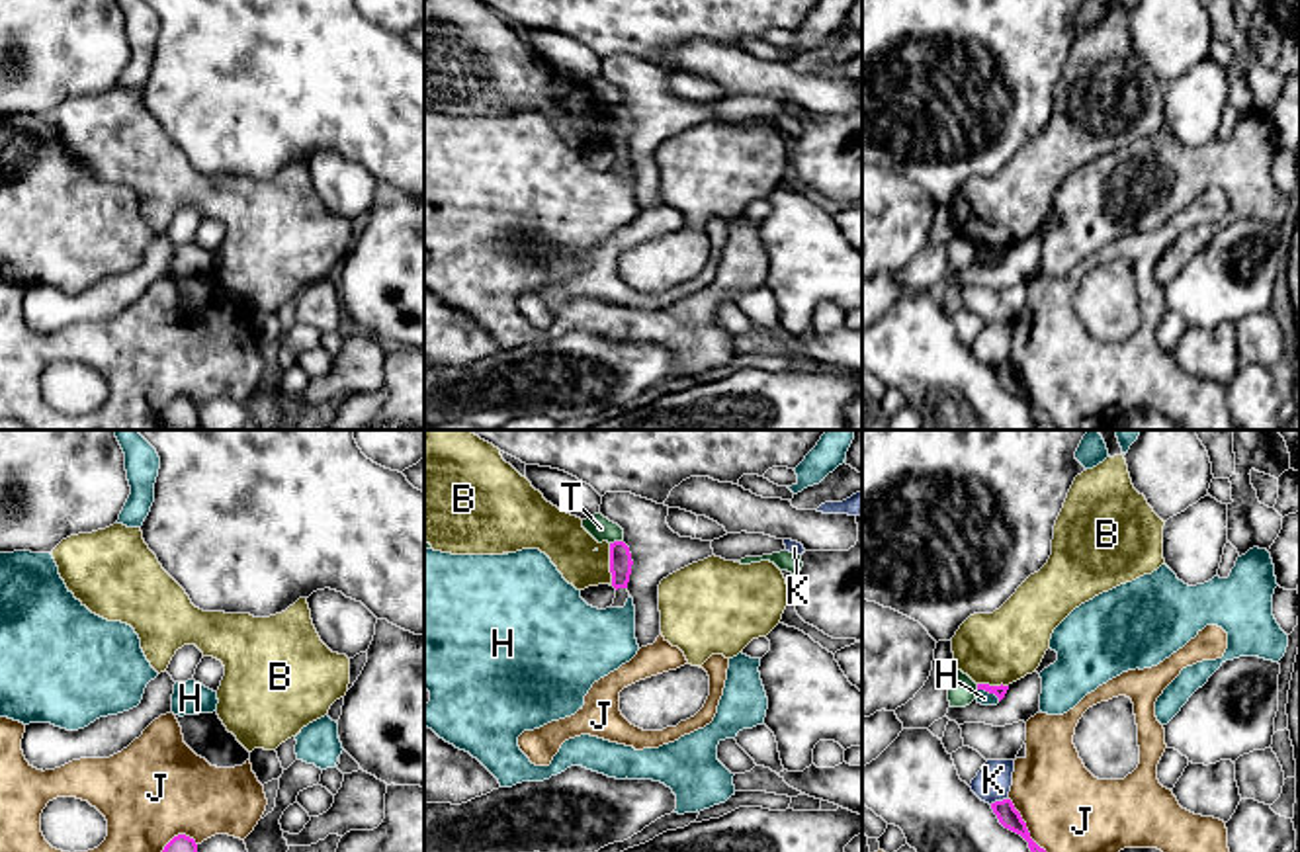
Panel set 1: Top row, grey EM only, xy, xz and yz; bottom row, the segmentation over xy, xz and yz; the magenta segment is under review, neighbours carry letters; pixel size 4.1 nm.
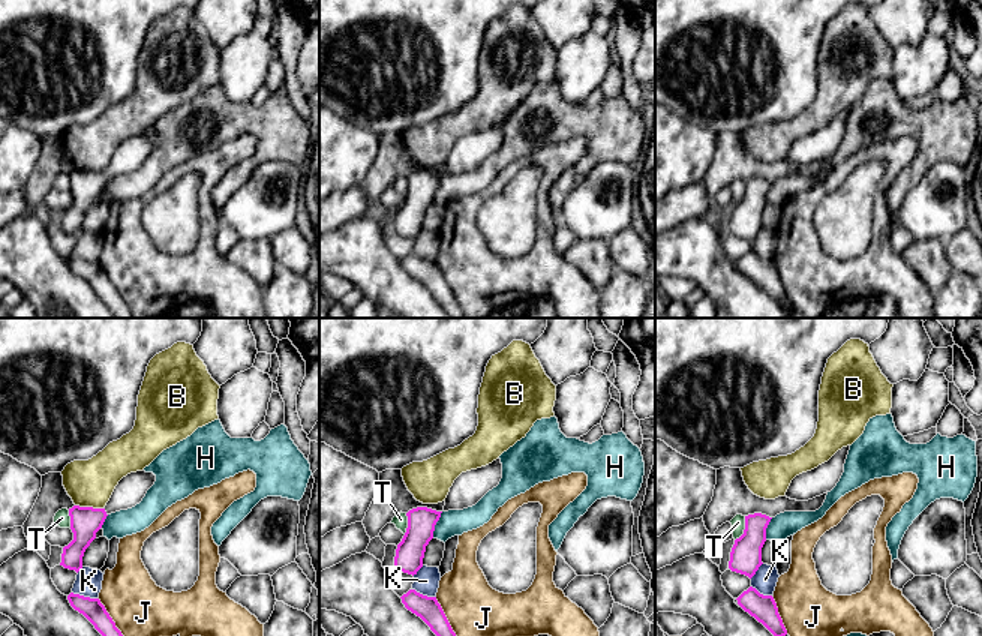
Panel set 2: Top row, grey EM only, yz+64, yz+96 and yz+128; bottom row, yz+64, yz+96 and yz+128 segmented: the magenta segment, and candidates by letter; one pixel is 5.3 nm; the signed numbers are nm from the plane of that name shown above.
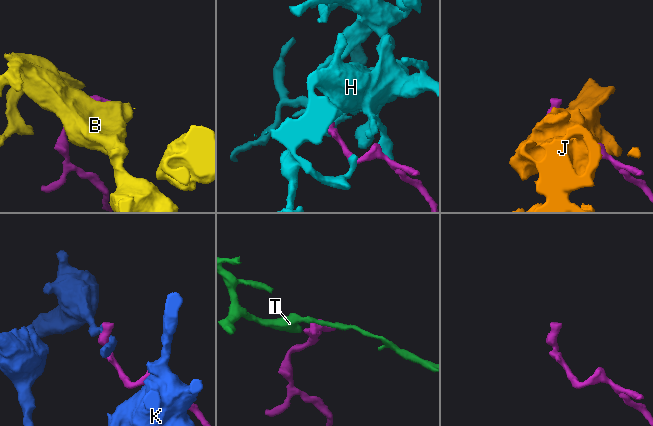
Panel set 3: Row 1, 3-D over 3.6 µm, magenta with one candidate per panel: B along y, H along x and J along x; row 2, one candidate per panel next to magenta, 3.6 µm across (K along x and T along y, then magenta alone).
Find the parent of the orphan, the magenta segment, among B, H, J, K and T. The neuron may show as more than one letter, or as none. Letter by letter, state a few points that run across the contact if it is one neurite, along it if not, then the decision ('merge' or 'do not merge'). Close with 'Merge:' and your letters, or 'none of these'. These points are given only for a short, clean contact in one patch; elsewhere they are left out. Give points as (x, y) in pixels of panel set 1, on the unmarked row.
B: do not merge
H: do not merge
J: do not merge
K: do not merge
T: line xz (622, 102), (610, 106); do not merge
Merge: none of these

